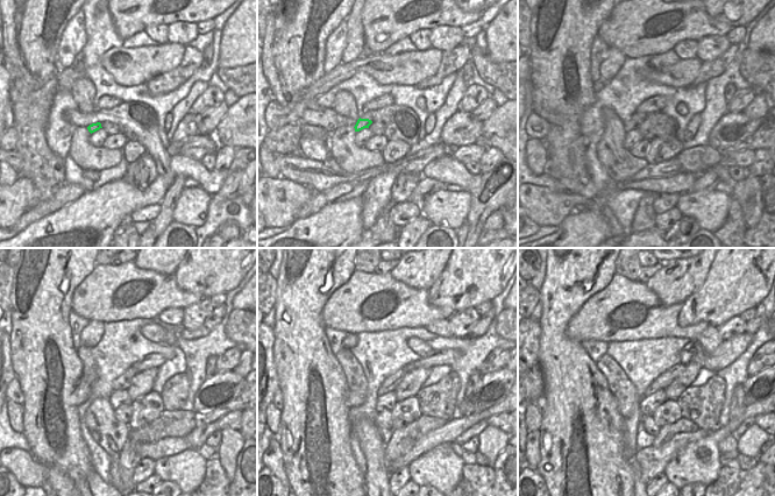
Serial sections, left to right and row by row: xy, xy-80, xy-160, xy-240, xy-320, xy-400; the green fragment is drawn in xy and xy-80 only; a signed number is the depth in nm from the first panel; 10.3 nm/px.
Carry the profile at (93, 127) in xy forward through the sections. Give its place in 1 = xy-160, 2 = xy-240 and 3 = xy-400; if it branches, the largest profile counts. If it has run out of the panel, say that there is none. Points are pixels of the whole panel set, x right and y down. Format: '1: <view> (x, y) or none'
1: xy-160 (637, 119)
2: xy-240 (122, 382)
3: xy-400 (665, 380)

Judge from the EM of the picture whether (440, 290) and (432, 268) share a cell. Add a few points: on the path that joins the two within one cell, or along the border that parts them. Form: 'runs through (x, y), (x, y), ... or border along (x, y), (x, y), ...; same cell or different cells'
border along (448, 260), (442, 273), (428, 290); different cells

